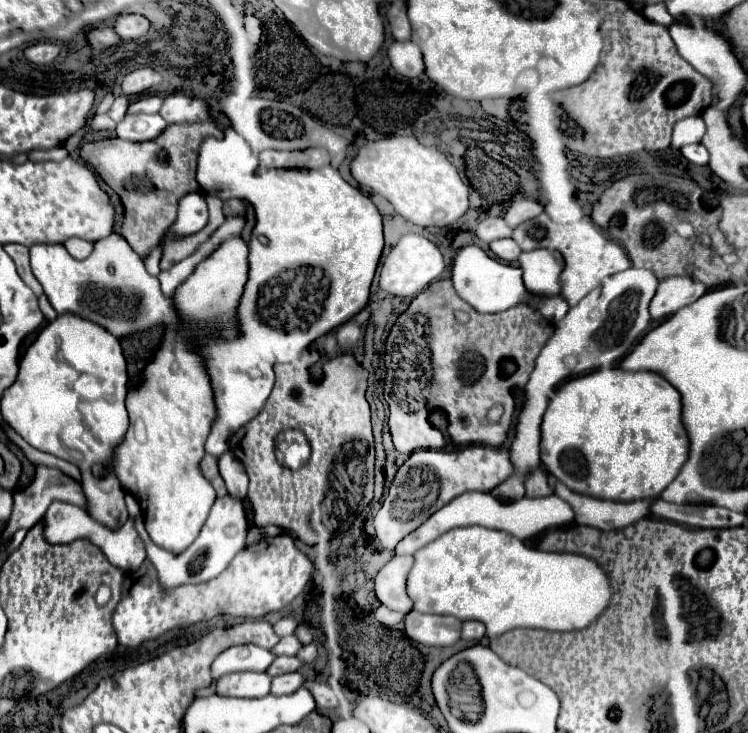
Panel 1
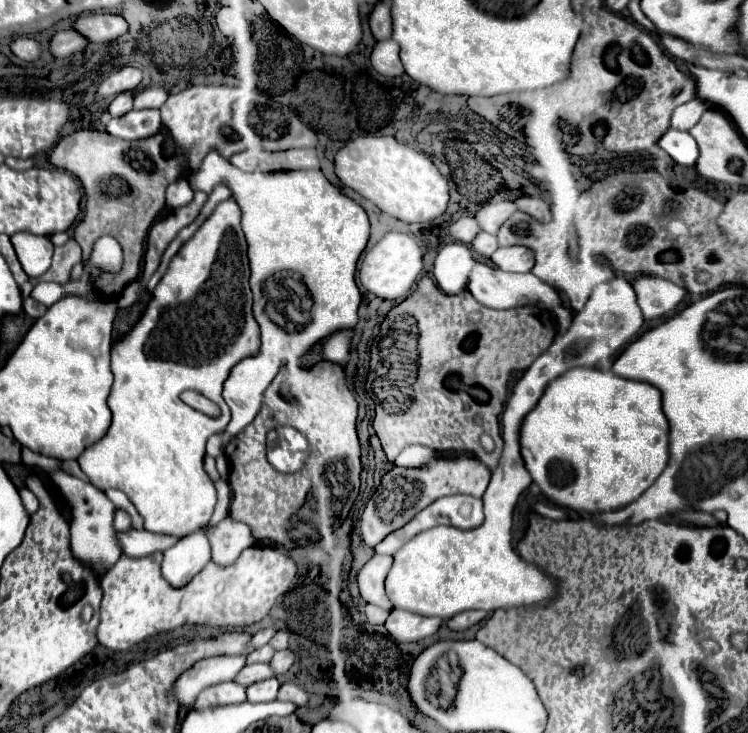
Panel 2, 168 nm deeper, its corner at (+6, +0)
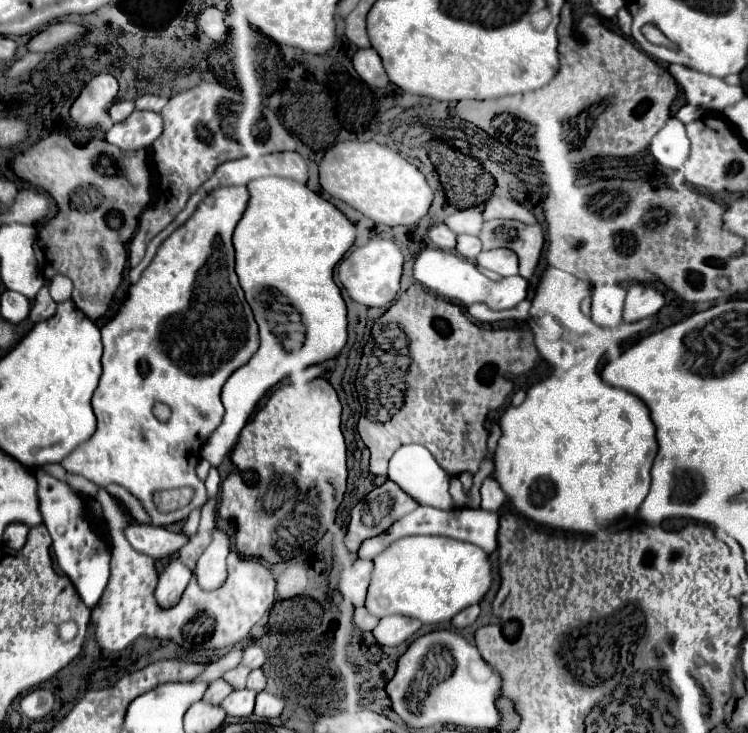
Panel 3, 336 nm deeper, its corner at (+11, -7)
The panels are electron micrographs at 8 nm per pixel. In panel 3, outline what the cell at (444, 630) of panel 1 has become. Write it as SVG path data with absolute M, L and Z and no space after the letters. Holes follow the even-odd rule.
M389 615L379 621L377 629L373 629L373 635L377 643L383 647L397 647L407 639L411 639L421 629L421 625L423 623L417 619L409 619L403 615Z

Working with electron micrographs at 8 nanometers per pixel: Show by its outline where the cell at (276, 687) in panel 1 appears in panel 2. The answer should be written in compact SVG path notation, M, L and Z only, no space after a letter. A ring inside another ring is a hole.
M276 678L254 682L246 688L246 700L248 702L270 702L276 698L278 688L280 688L280 682Z

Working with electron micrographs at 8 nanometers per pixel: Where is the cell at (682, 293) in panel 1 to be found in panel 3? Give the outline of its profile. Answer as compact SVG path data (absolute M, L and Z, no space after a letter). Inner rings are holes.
M635 283L627 289L623 319L625 323L635 323L657 315L663 307L665 307L665 297L655 287Z

